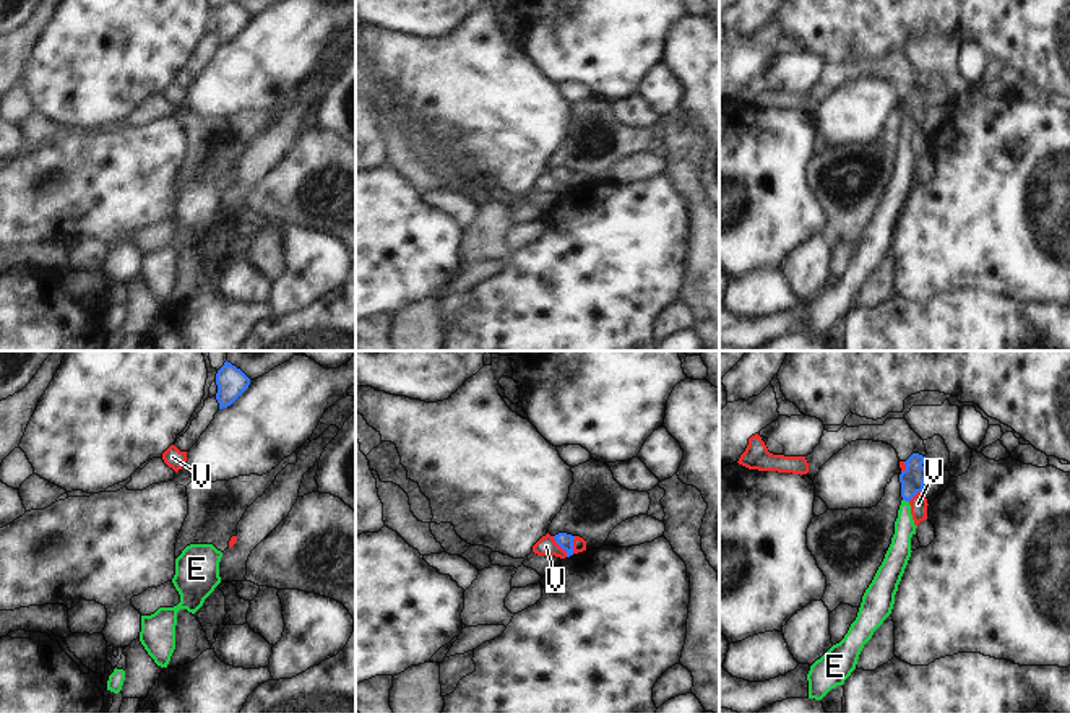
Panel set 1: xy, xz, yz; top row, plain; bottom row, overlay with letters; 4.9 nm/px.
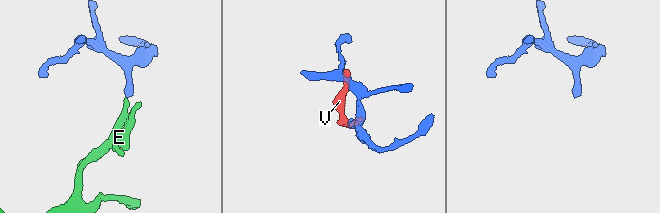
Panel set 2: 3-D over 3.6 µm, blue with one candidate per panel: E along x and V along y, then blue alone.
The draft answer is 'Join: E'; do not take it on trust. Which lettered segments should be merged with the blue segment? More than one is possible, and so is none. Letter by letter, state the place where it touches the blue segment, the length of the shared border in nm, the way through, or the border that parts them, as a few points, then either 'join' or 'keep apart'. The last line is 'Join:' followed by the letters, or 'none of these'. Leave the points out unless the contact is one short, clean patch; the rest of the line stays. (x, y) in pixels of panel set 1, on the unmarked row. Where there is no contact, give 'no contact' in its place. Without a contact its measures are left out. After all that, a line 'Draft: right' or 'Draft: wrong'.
E: contact yz (906, 137); length 40 nm; way yz (913, 114), (906, 137), (900, 185); join
V: contact xz (559, 181); length 130 nm; border xz (552, 172), (567, 192); keep apart
Join: E
Draft: right

